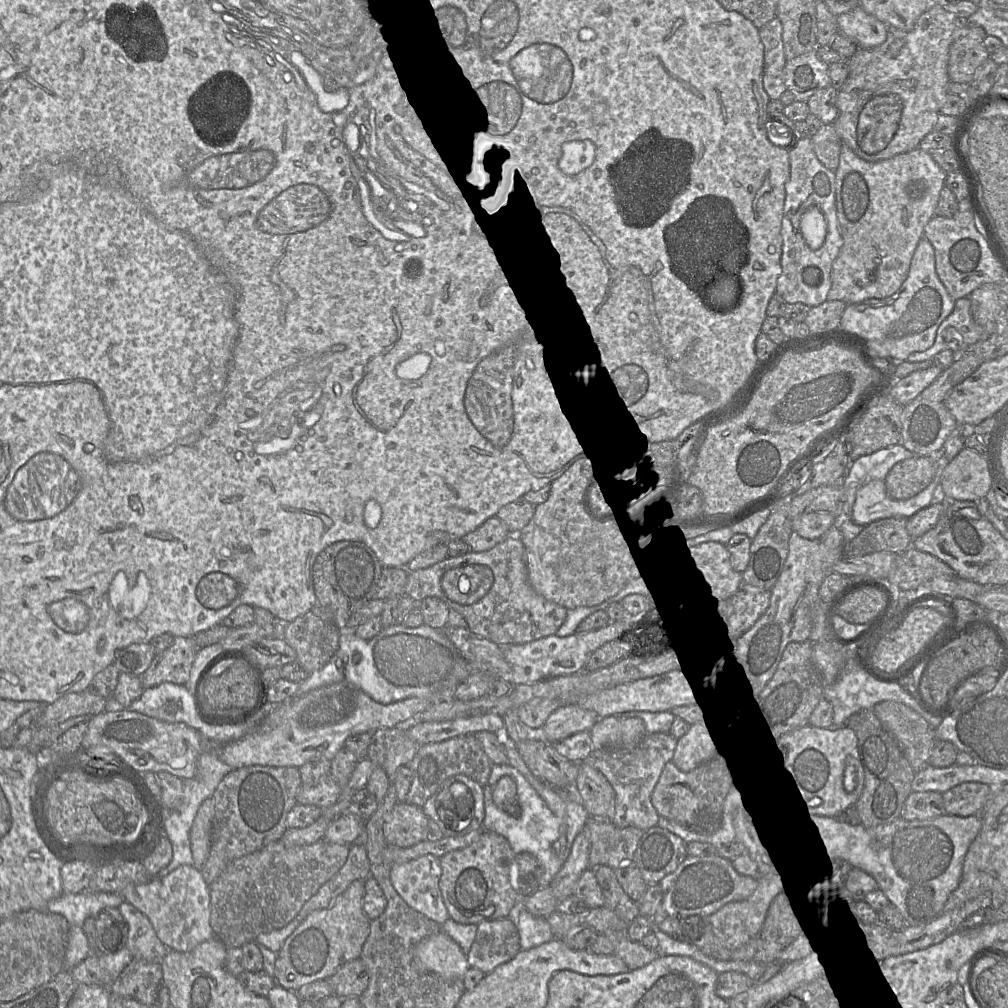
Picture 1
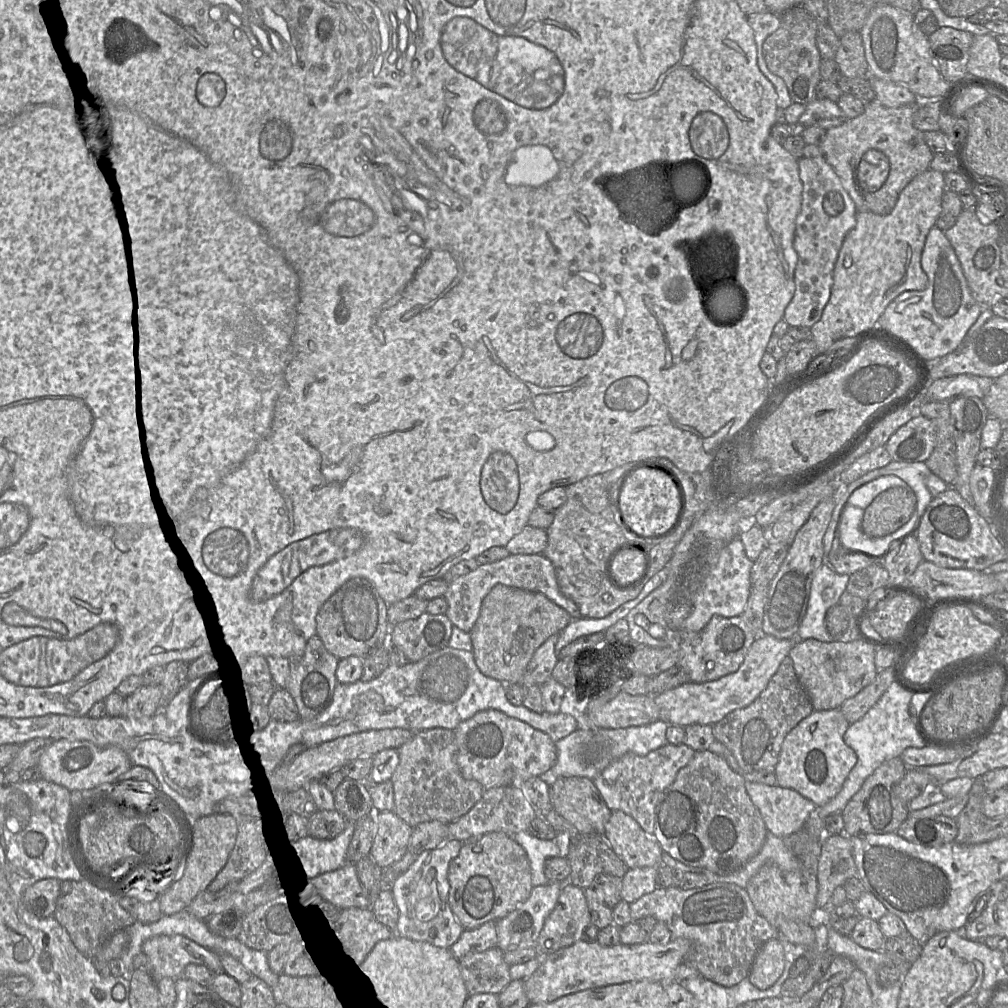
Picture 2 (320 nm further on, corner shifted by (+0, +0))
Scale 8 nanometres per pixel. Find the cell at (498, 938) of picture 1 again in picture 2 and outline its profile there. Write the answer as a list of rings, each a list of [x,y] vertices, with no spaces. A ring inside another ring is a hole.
[[[497,946],[469,953],[459,960],[461,975],[469,995],[498,995],[512,980],[504,952]]]

